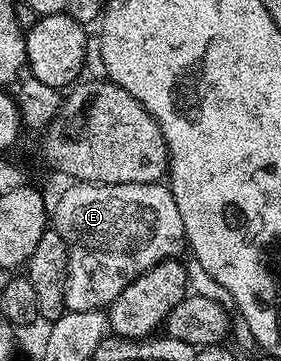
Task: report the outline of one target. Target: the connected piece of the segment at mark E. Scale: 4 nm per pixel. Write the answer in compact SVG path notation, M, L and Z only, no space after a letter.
M71 183L71 188L52 208L52 228L66 243L66 307L71 312L105 309L133 280L152 266L181 257L187 247L184 222L176 210L174 196L165 183L157 184L84 184Z

